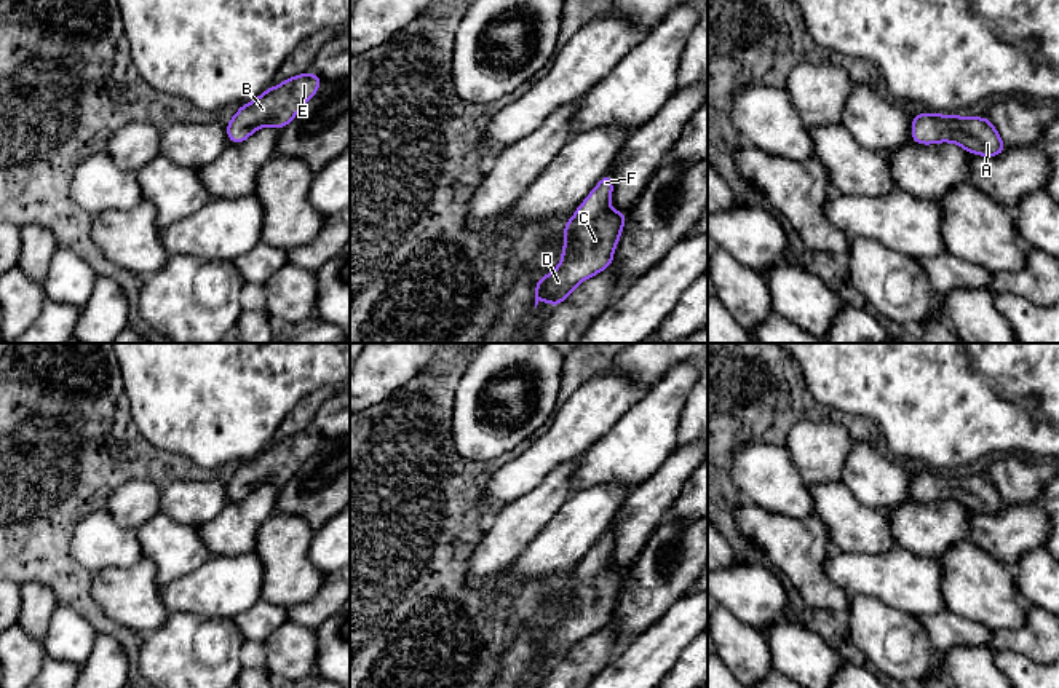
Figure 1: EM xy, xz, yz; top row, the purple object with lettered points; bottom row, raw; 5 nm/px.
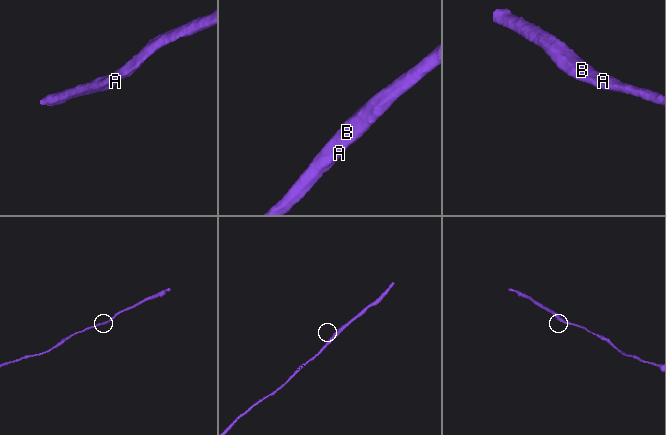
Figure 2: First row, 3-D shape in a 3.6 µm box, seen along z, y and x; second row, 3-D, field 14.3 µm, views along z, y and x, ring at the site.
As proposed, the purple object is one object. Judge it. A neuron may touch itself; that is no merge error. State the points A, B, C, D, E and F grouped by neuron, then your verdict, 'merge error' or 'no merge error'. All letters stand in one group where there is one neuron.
A B C D E F; no merge error

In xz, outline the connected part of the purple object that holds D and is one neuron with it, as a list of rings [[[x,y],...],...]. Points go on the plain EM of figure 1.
[[[607,530],[564,581],[564,613],[553,631],[538,635],[535,666],[540,656],[554,664],[561,662],[581,639],[612,623],[626,579],[625,568],[609,567],[612,548],[612,532]]]

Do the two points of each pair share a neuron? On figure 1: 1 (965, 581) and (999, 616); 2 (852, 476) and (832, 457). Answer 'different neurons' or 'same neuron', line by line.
1: same neuron
2: different neurons

